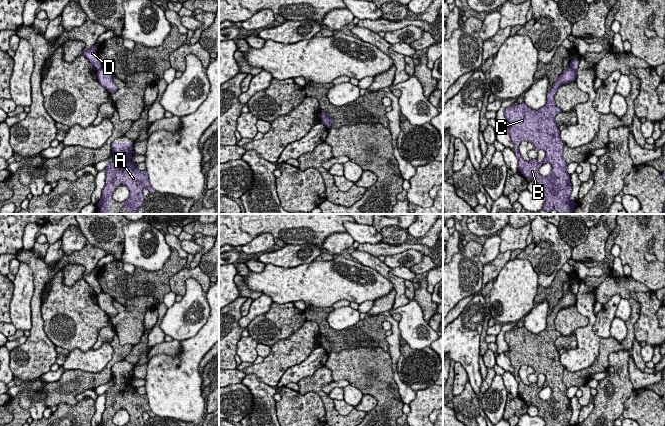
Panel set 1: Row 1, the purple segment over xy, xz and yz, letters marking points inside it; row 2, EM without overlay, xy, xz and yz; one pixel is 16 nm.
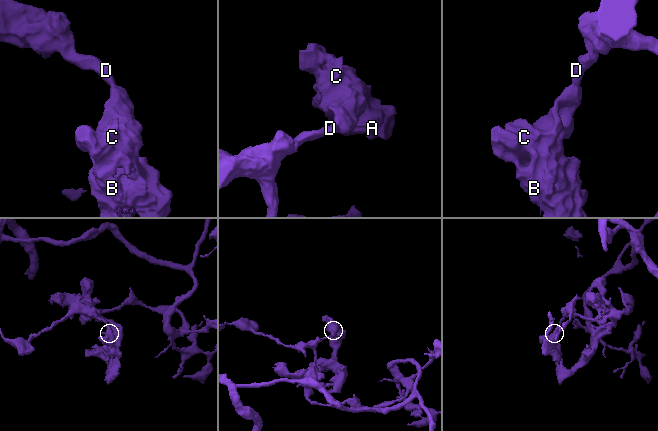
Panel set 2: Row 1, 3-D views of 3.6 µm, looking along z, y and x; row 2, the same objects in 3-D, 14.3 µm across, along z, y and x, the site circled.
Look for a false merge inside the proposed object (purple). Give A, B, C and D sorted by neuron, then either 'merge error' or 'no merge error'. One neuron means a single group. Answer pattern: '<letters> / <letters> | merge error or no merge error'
A B C / D | merge error

